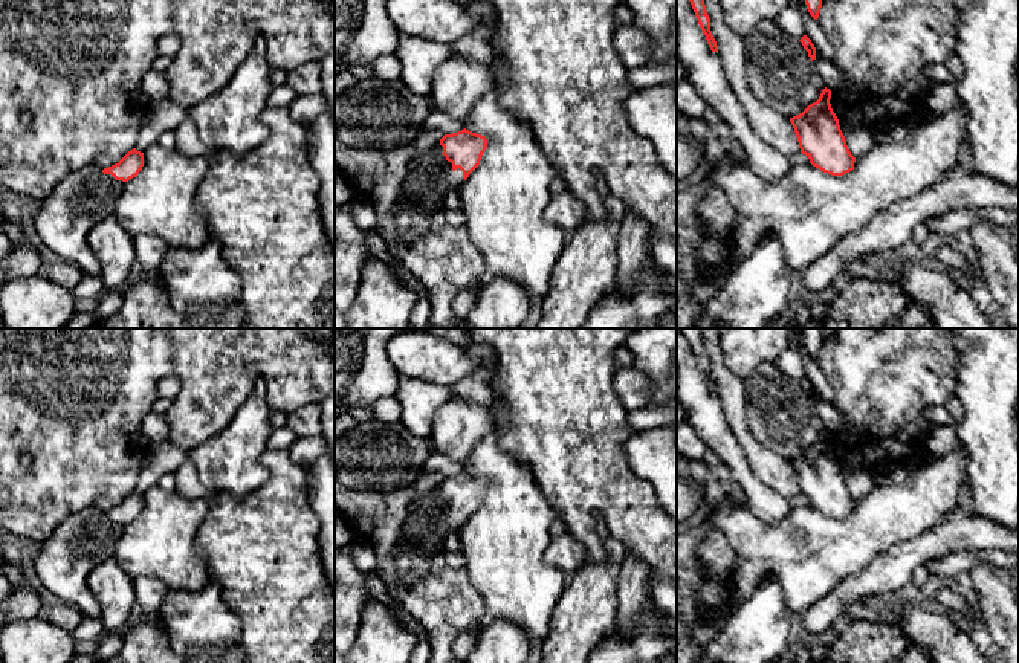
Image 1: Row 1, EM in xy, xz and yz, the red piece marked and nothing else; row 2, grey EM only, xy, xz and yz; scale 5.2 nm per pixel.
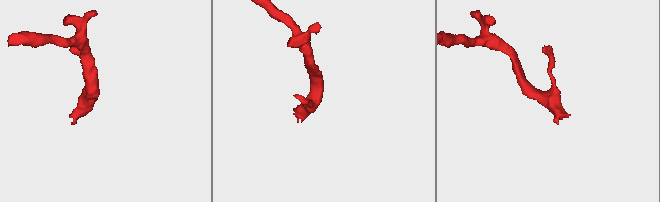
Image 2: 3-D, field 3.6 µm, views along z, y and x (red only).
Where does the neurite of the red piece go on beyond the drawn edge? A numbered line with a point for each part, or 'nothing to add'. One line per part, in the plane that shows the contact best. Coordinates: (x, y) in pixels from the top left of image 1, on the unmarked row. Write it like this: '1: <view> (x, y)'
1: xz (430, 520)

